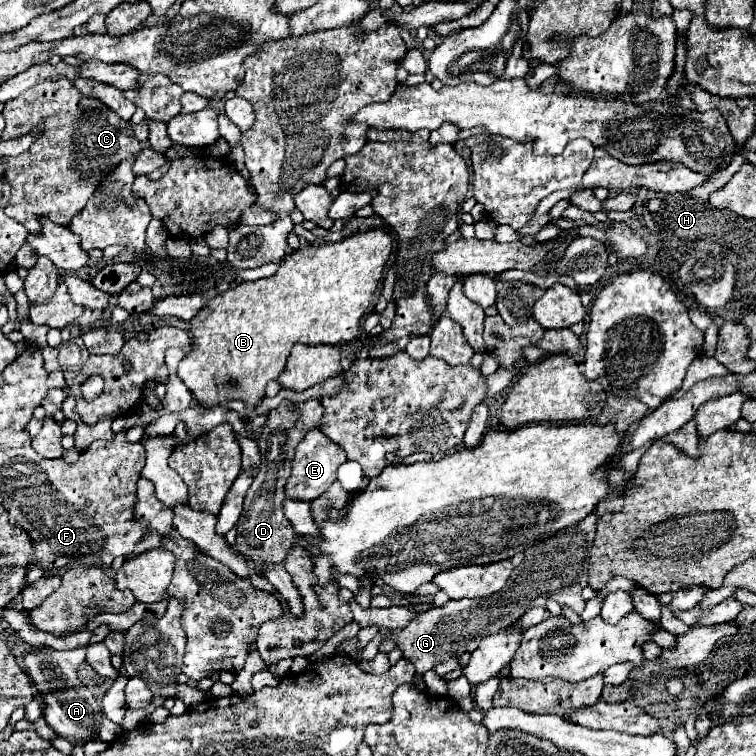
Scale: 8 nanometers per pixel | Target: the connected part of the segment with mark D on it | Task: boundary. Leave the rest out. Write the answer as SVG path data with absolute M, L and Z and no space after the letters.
M309 398L305 402L291 402L283 400L277 410L273 410L263 426L261 438L259 438L259 454L261 454L261 466L259 474L255 476L247 496L243 514L237 522L237 542L235 548L249 556L255 564L257 574L261 576L261 568L265 562L269 564L281 564L283 556L291 550L295 542L295 530L289 524L289 520L283 514L283 498L285 498L285 484L291 476L291 460L295 454L295 446L303 440L303 436L317 428L323 416L321 398Z

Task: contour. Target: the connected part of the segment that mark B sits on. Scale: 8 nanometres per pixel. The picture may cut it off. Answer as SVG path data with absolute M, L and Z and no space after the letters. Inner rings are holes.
M369 228L367 232L357 232L357 234L351 234L347 238L343 238L341 242L333 242L333 244L307 244L305 248L299 248L299 250L293 250L277 268L277 272L271 276L271 278L261 278L261 280L255 280L255 282L241 282L233 288L229 288L227 292L215 296L213 300L209 300L195 318L191 318L189 322L189 332L191 332L191 340L193 340L193 350L179 362L179 378L185 382L185 386L191 390L191 394L203 404L203 406L215 406L219 404L221 400L243 400L247 404L247 412L251 412L263 398L263 392L265 392L265 386L269 380L275 380L283 368L285 368L285 362L287 362L287 356L293 348L293 344L301 342L301 344L343 344L343 342L349 342L353 338L357 338L359 334L359 326L361 326L361 318L365 316L365 312L369 312L369 306L371 306L371 300L373 300L373 292L377 290L377 284L379 280L383 278L383 272L385 272L385 266L387 266L387 260L393 252L393 234L387 232L387 230L381 230L381 228ZM229 378L235 378L237 384L229 384L229 382L223 382L223 380L229 380Z

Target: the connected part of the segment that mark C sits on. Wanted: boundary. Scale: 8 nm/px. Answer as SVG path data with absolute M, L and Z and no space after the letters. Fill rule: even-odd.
M67 78L35 84L19 97L5 102L2 115L6 123L3 139L27 134L39 124L47 126L41 140L27 152L3 160L7 164L5 178L11 184L11 198L5 206L5 214L21 222L29 232L39 232L39 216L67 226L71 216L83 210L83 204L87 204L99 180L113 172L119 160L143 148L133 136L129 122L115 116L115 112L99 104L99 100L83 96ZM75 144L79 144L79 156Z

